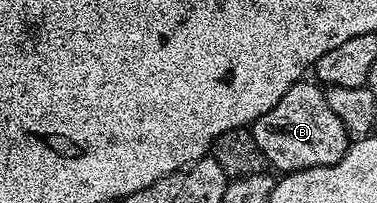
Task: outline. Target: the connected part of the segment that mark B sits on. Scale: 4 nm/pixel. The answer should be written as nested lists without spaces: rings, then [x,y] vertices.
[[[306,81],[294,82],[292,88],[288,88],[280,100],[276,100],[273,108],[252,124],[256,148],[260,148],[267,163],[271,167],[274,165],[273,169],[278,172],[336,164],[352,141],[350,131],[340,124],[340,116],[328,108],[323,87]]]

